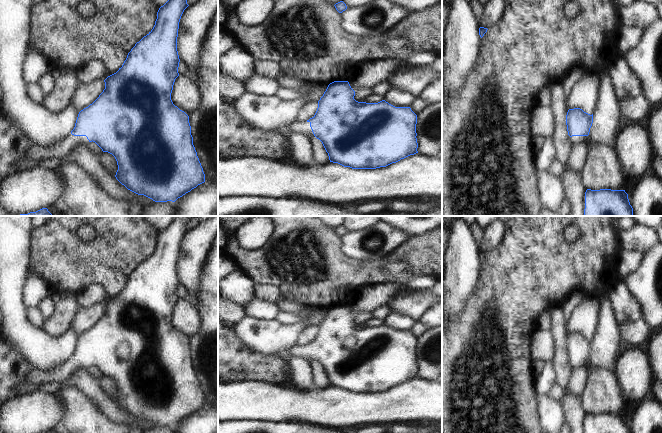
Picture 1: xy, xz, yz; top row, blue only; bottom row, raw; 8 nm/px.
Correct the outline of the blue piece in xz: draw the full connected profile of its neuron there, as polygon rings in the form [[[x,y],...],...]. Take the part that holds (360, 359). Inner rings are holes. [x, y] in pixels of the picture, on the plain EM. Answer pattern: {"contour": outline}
{"contour": [[[348,305],[330,307],[318,325],[315,339],[305,346],[291,349],[292,357],[319,363],[330,386],[352,393],[376,393],[396,387],[418,377],[417,339],[410,331],[395,331],[385,324],[378,327],[358,326]]]}

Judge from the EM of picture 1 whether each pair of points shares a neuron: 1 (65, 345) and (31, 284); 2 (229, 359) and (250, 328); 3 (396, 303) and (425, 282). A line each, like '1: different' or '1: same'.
1: different
2: different
3: different

